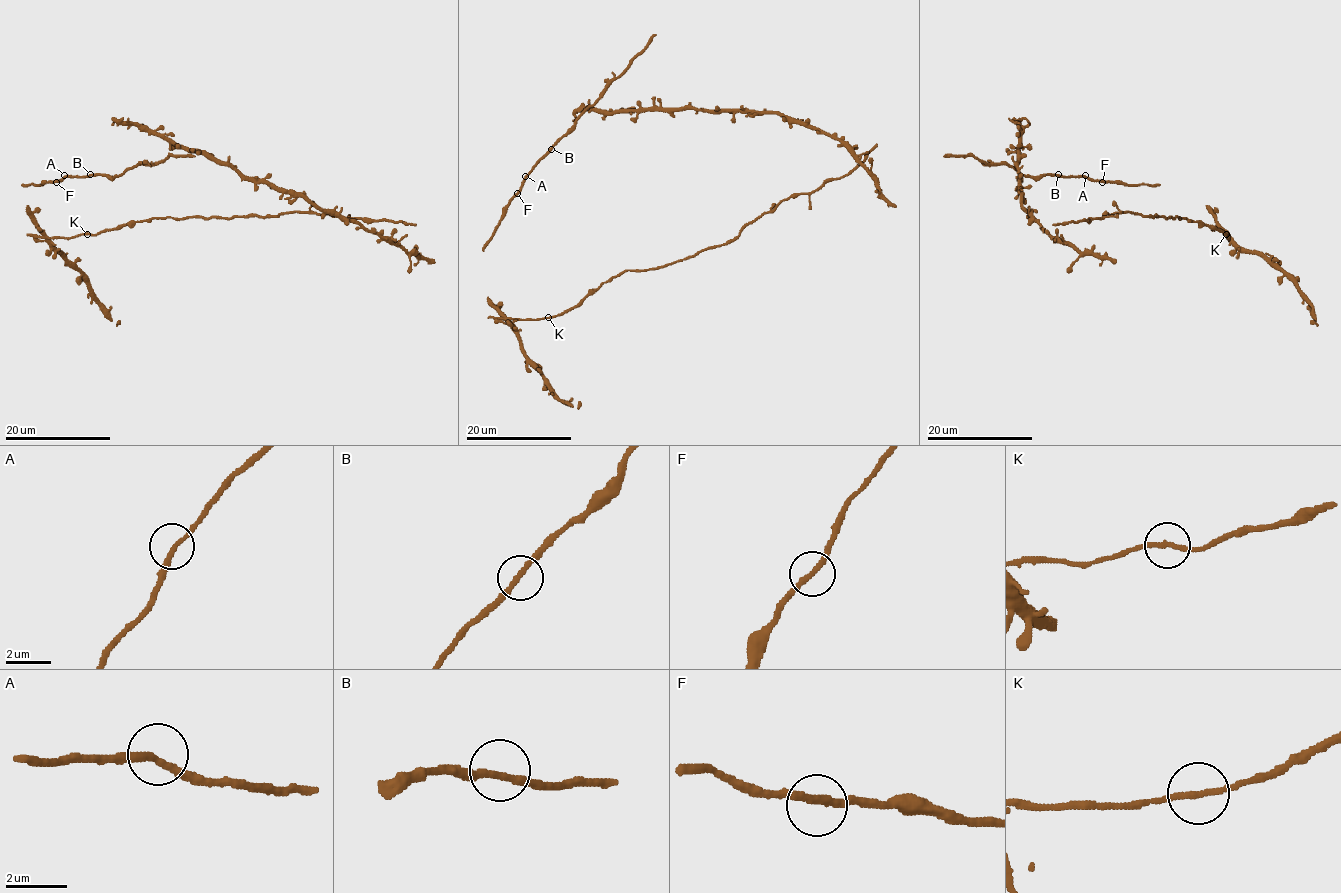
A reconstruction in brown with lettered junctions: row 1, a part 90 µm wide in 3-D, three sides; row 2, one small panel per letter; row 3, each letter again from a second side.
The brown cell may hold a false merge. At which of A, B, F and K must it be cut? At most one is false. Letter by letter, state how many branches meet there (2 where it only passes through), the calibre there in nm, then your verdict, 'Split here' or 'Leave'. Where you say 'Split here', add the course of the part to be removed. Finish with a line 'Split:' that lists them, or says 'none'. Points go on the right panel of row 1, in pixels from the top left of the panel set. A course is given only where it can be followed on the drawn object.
A: Branches: 2. Thickness 200 nm. Leave
B: Branches: 2. Thickness 240 nm. Leave
F: Branches: 2. Thickness 240 nm. Leave
K: Branches: 2. Thickness 200 nm. Leave
Split: none

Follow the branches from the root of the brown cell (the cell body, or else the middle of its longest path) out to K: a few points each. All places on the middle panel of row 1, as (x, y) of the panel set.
K: (862, 162), (814, 191), (781, 200), (722, 245), (660, 267), (625, 270), (592, 289), (576, 305), (549, 317)

